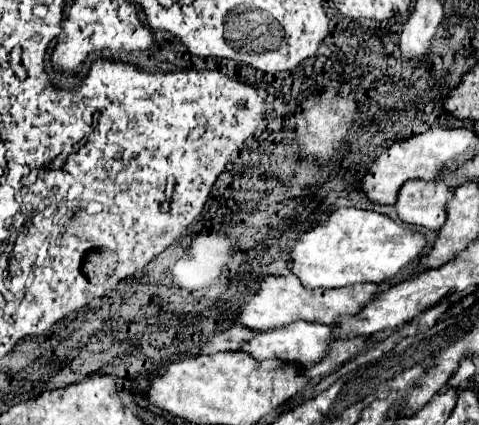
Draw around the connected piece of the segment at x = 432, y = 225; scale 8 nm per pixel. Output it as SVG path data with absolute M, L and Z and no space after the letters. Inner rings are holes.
M406 181L398 191L394 207L400 221L438 231L446 219L444 203L448 195L452 195L452 189L442 181Z

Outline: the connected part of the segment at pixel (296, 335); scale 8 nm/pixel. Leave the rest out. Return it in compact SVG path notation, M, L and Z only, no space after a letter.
M296 321L290 323L288 327L274 327L274 329L266 329L256 333L250 341L246 341L240 351L252 355L254 359L282 359L282 361L290 361L290 363L298 363L298 365L308 365L308 363L318 363L324 359L328 347L330 347L330 335L332 335L332 327L328 325L318 325L318 323L306 323L306 321Z

